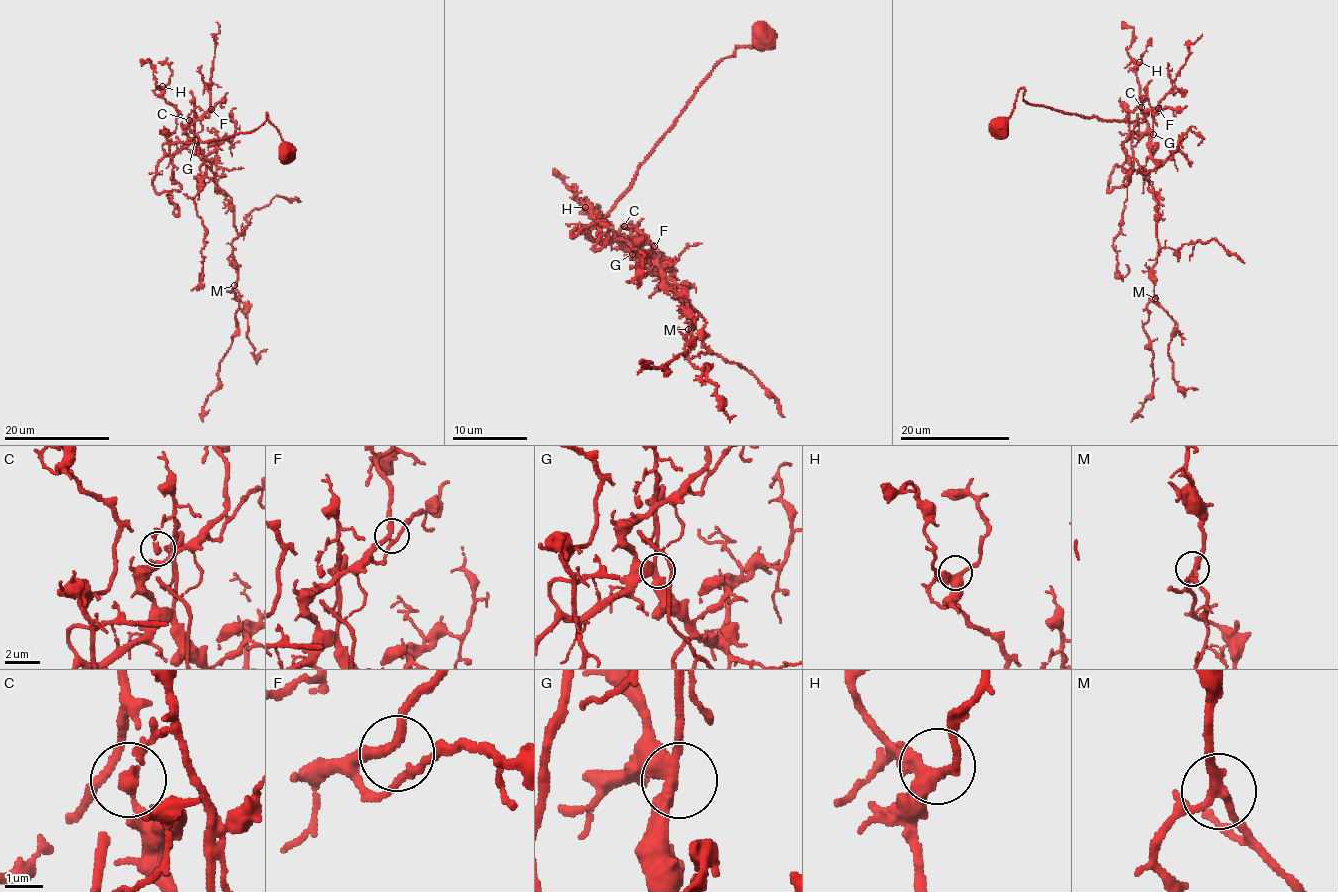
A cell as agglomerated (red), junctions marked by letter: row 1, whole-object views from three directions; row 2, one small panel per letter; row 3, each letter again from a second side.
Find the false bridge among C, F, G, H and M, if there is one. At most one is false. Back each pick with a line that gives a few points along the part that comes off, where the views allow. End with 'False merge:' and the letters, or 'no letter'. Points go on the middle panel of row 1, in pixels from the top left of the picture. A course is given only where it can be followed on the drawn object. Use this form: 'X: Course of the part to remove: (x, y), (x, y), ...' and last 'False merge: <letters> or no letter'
C: Course of the part to remove: (624, 225), (637, 226), (664, 276), (683, 288), (692, 326), (694, 320), (692, 342), (666, 371), (643, 360)
False merge: C

